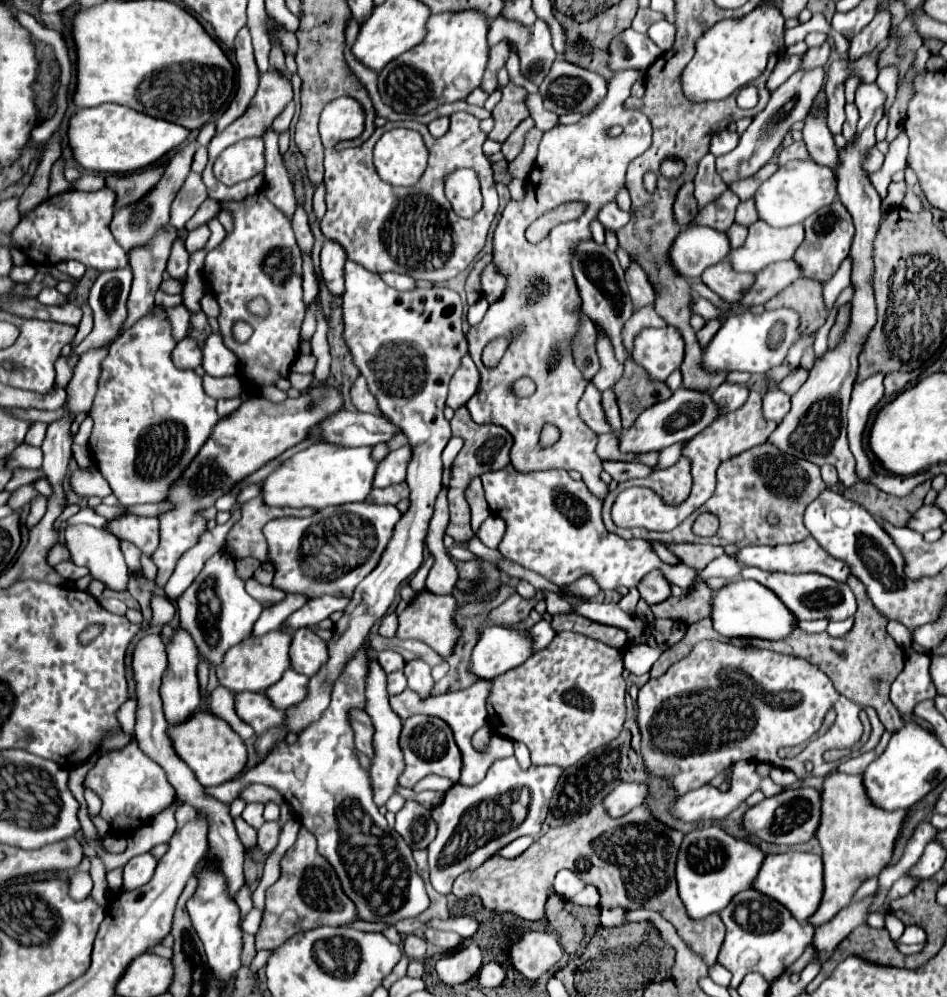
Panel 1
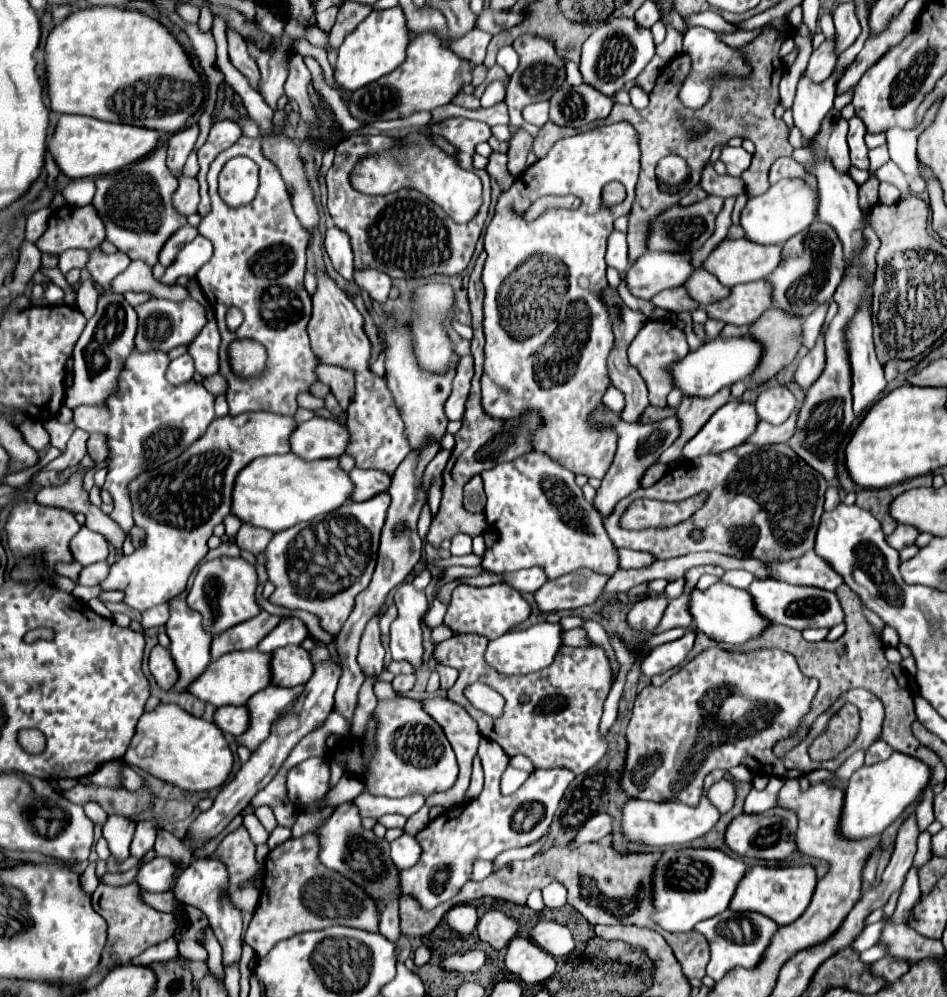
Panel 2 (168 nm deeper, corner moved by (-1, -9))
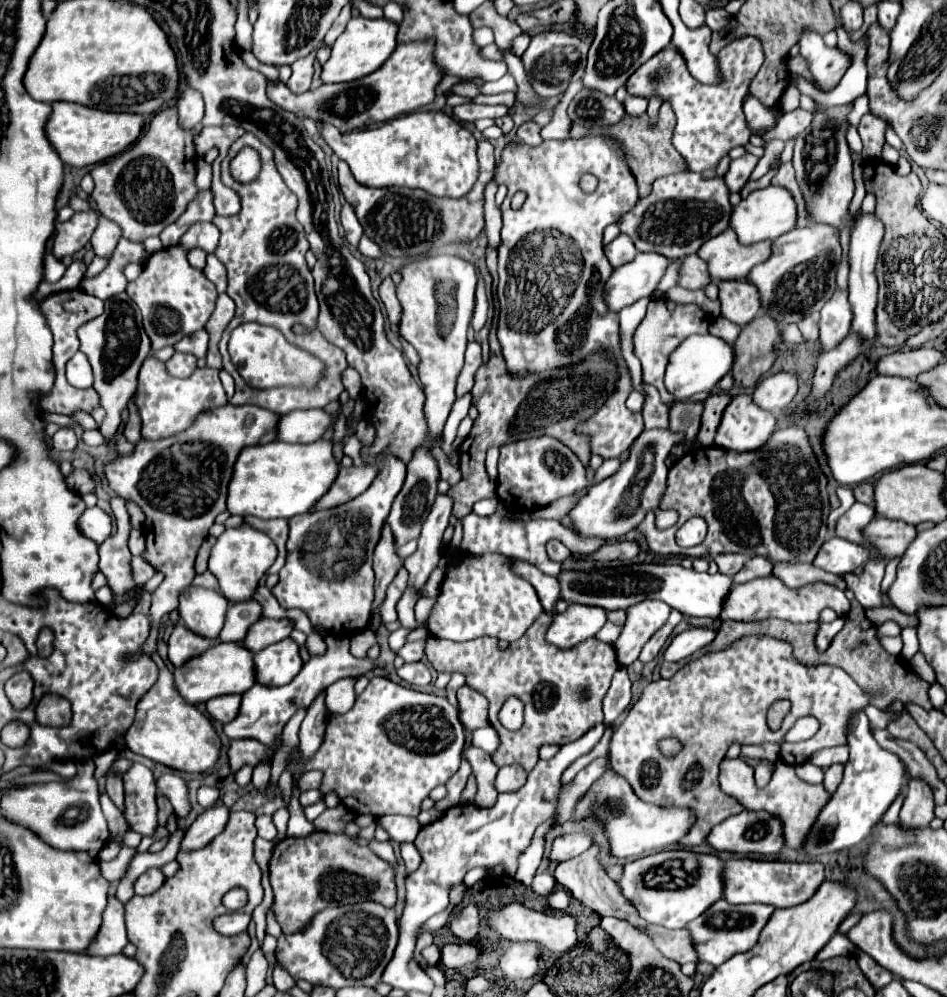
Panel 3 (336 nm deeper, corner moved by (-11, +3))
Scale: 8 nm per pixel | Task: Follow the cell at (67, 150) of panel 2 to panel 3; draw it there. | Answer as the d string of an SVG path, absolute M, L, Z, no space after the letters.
M55 102L51 104L51 116L45 124L45 136L49 144L55 148L59 158L75 168L91 166L103 162L111 156L121 154L129 148L143 130L143 116L139 114L117 114L117 112L103 112L95 108L87 108L73 102Z

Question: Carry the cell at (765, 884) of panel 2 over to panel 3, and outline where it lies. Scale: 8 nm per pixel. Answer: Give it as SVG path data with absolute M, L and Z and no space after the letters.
M735 858L725 862L723 868L723 900L729 904L771 904L775 908L791 908L795 904L807 902L821 882L823 864L819 862L767 862L767 860L749 860L749 858Z

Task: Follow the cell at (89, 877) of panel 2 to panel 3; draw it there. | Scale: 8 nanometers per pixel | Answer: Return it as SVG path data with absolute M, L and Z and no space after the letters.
M121 846L121 852L119 852L119 856L113 862L101 862L99 864L103 876L109 882L119 882L125 876L129 864L131 864L131 856L135 856L135 854L137 854L137 850L131 850L131 848L123 848Z

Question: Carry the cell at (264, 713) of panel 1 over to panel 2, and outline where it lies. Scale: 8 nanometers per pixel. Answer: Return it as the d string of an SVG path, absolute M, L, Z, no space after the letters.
M221 706L215 712L215 724L223 732L239 736L241 732L245 732L245 728L249 728L249 712L245 712L243 706L241 708L237 708L237 706Z

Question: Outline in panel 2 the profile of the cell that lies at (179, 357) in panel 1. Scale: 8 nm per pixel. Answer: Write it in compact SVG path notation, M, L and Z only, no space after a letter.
M183 354L179 358L175 358L171 364L169 364L169 370L167 370L167 380L171 384L183 384L187 380L191 380L195 374L195 368L193 368L193 358L189 354Z

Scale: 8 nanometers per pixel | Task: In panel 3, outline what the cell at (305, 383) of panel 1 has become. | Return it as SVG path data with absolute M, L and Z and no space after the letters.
M347 368L343 372L343 384L345 384L345 390L351 394L351 398L357 398L361 394L361 378L359 378L359 372L355 372L353 368Z

